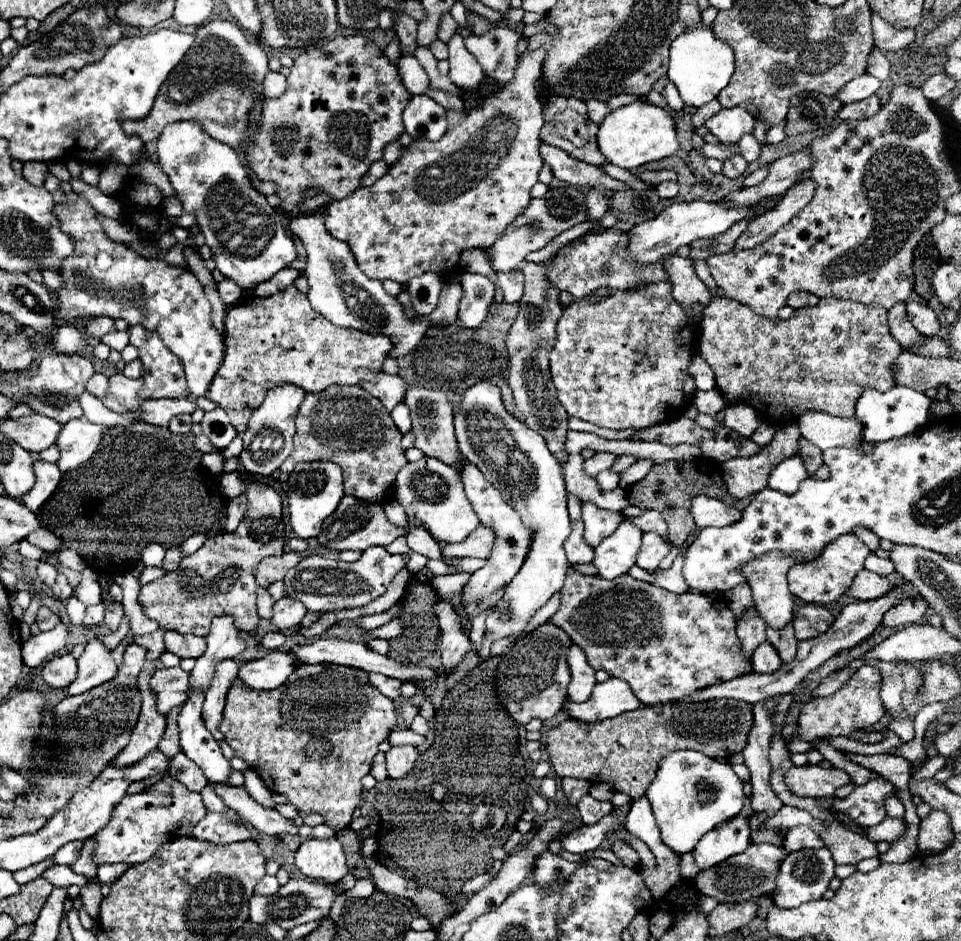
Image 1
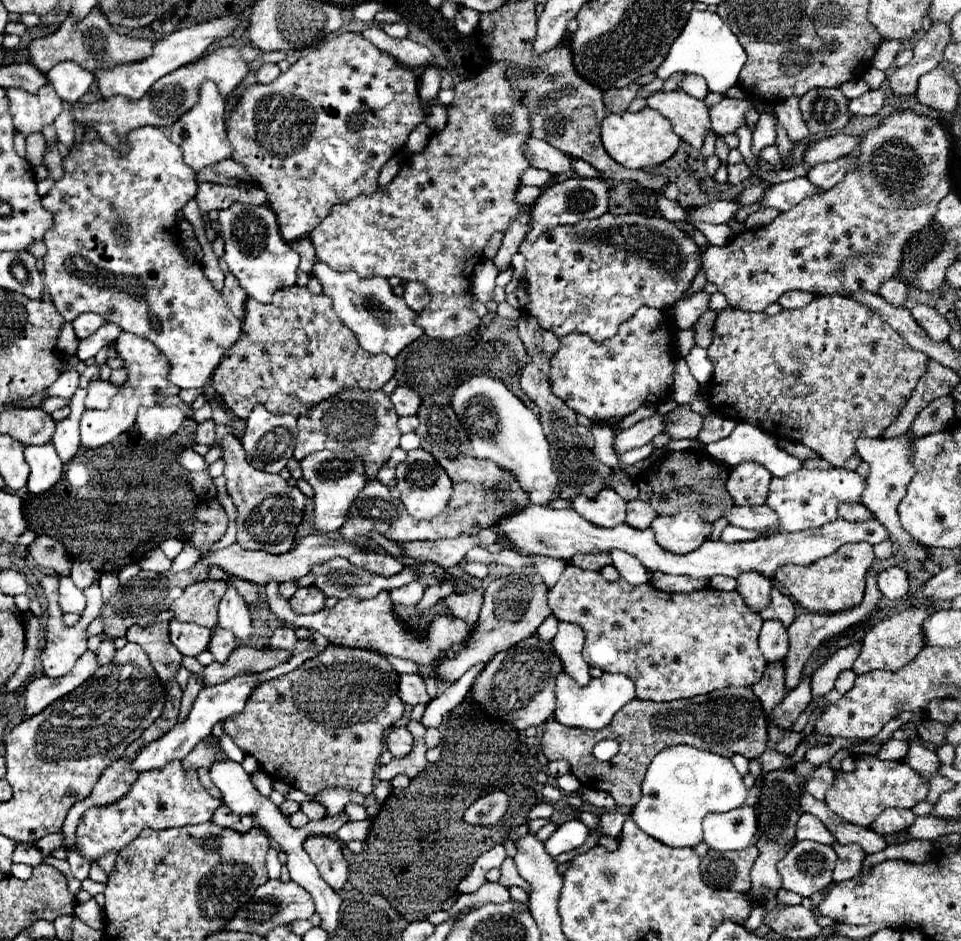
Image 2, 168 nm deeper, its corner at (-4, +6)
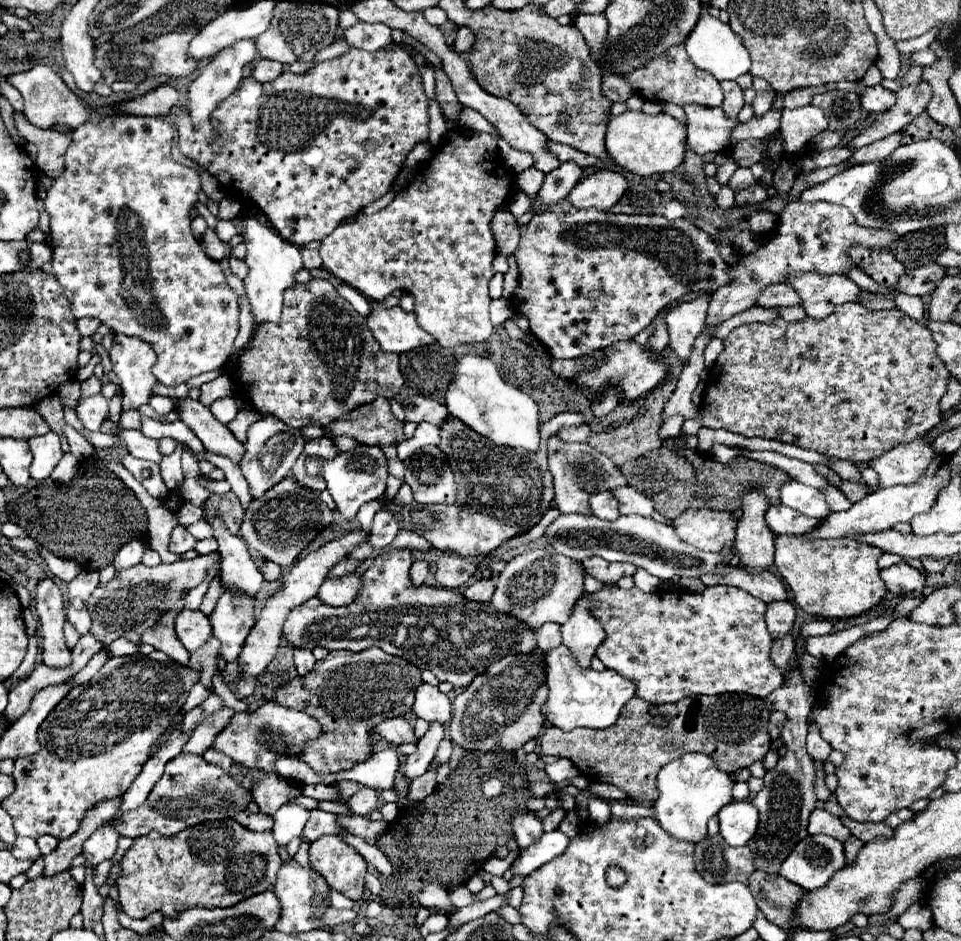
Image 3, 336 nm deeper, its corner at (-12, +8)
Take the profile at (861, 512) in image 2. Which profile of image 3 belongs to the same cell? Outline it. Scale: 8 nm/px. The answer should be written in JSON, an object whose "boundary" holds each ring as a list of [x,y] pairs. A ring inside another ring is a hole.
{"boundary":[[[830,486],[830,488],[826,488],[824,490],[824,494],[826,494],[826,502],[828,502],[828,506],[830,506],[830,510],[834,510],[834,512],[840,512],[840,510],[850,510],[850,506],[852,506],[852,502],[840,492],[840,490],[836,490],[834,486]]]}

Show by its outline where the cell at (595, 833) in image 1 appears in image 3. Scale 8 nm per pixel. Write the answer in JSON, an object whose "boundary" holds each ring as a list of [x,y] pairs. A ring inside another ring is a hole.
{"boundary":[[[552,830],[546,832],[542,836],[540,842],[536,842],[534,846],[522,850],[522,854],[516,858],[514,862],[514,874],[530,874],[536,868],[540,868],[542,864],[554,860],[556,856],[560,856],[570,844],[570,838],[566,834],[562,834],[560,830]]]}

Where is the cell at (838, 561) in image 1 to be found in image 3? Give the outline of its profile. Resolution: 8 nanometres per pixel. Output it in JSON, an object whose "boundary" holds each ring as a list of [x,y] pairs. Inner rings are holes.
{"boundary":[[[792,536],[776,538],[776,568],[784,582],[790,586],[794,602],[812,616],[842,620],[868,612],[876,606],[886,586],[876,566],[882,550],[870,544],[862,544],[854,538],[836,540],[814,540],[804,542]]]}

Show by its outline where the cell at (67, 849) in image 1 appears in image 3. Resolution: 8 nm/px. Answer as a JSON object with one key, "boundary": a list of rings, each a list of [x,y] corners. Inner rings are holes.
{"boundary":[[[42,836],[42,838],[38,838],[36,842],[38,842],[38,848],[40,848],[40,852],[42,852],[44,856],[50,854],[50,852],[58,846],[58,838],[56,838],[56,836]]]}

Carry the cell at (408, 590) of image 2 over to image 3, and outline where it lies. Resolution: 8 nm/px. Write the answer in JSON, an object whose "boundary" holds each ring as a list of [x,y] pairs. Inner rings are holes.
{"boundary":[[[416,560],[412,564],[412,568],[410,568],[410,580],[412,580],[412,584],[414,586],[422,586],[426,576],[428,576],[428,572],[430,572],[430,566],[424,560]]]}

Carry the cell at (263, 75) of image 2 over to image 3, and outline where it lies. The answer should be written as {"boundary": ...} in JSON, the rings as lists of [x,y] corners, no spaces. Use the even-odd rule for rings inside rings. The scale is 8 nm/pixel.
{"boundary":[[[260,58],[260,60],[256,62],[256,66],[254,66],[252,76],[254,76],[258,82],[272,82],[272,80],[276,80],[282,72],[284,72],[284,66],[282,66],[280,62]]]}

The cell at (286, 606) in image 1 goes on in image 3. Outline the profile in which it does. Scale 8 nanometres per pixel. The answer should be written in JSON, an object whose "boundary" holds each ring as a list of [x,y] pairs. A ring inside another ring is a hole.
{"boundary":[[[348,574],[344,578],[330,578],[320,586],[316,598],[320,602],[326,602],[326,606],[346,606],[356,598],[358,588],[360,576],[356,574]]]}

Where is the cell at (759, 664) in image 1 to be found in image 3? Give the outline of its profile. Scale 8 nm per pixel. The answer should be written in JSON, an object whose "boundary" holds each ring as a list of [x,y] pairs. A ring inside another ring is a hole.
{"boundary":[[[774,602],[766,610],[766,624],[772,638],[784,638],[794,626],[794,606],[790,602]]]}

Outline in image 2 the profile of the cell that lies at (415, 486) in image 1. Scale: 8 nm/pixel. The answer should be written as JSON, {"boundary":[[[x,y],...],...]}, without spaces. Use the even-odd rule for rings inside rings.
{"boundary":[[[422,448],[410,450],[406,460],[396,466],[396,482],[398,482],[396,486],[400,490],[400,500],[414,518],[434,518],[434,516],[438,516],[446,508],[448,498],[452,494],[452,482],[450,482],[448,474],[434,460],[434,456],[428,454],[426,450],[422,450]]]}

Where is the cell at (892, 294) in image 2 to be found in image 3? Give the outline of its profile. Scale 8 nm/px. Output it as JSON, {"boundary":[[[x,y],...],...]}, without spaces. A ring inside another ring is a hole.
{"boundary":[[[852,248],[850,252],[860,264],[864,264],[864,272],[878,280],[880,284],[894,288],[898,284],[898,278],[904,274],[904,266],[890,254],[890,252],[874,252],[868,248]]]}

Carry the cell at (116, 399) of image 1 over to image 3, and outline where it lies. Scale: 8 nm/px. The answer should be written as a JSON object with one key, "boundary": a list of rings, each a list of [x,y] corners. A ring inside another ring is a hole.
{"boundary":[[[102,392],[94,394],[76,406],[76,414],[88,430],[98,430],[102,420],[108,416],[108,398]]]}

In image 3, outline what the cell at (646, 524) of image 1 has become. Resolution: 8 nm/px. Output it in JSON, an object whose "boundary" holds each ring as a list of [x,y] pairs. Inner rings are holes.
{"boundary":[[[624,486],[624,488],[616,488],[612,490],[614,496],[620,502],[620,514],[640,514],[640,516],[652,516],[654,506],[652,500],[646,494],[640,494],[636,490],[632,490],[632,486]]]}

